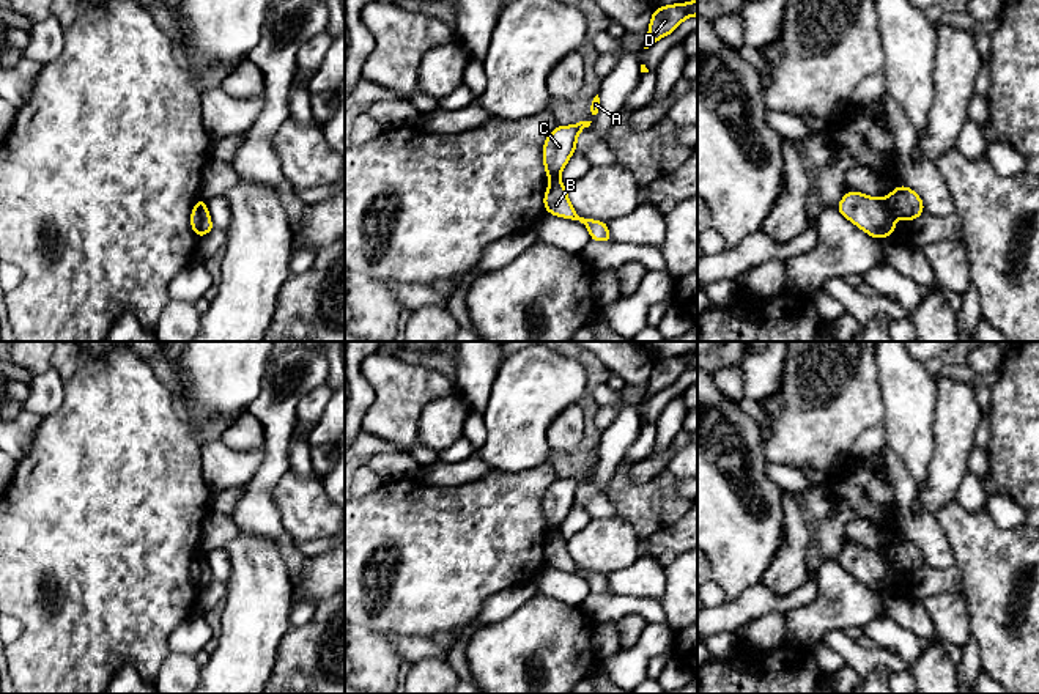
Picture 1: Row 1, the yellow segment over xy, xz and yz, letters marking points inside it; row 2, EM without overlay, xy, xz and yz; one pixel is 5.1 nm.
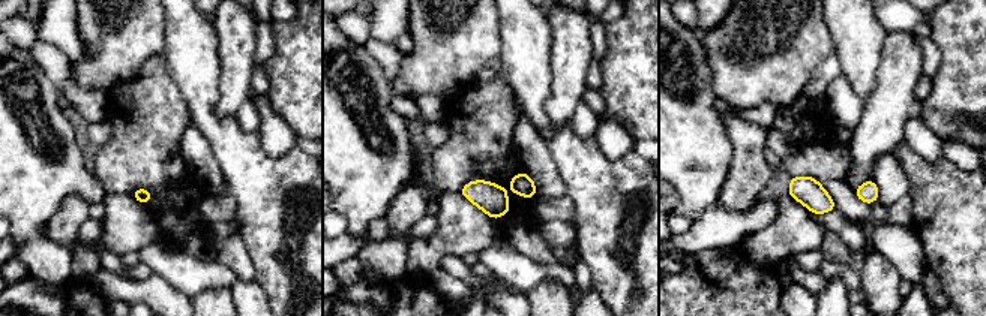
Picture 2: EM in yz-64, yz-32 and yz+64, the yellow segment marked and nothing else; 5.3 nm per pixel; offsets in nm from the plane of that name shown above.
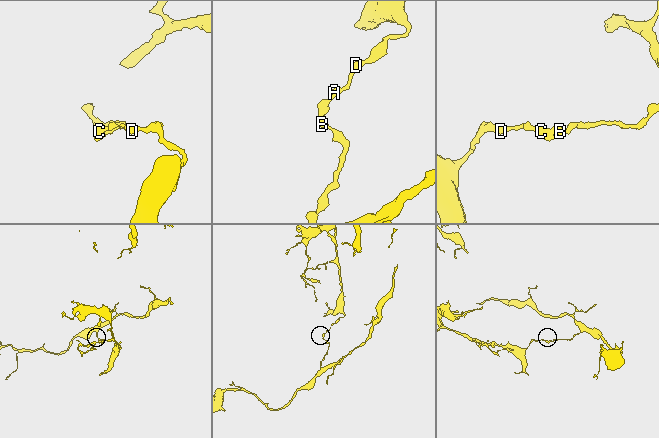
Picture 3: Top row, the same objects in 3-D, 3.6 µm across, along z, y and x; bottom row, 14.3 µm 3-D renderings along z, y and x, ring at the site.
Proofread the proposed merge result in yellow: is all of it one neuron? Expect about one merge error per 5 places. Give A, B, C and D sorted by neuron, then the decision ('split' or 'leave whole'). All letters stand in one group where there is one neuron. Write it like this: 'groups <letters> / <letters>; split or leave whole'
groups A C D / B; split

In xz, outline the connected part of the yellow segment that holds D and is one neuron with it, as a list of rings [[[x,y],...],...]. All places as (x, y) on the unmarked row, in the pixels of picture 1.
[[[697,351],[690,356],[655,360],[644,401],[653,398],[660,390],[671,387],[690,368],[697,368]]]

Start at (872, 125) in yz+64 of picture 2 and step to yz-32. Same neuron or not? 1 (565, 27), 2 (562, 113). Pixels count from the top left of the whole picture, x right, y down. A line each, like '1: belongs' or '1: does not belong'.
1: belongs
2: belongs

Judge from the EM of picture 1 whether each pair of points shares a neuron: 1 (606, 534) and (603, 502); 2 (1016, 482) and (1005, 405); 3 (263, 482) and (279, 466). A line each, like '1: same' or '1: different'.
1: different
2: same
3: same

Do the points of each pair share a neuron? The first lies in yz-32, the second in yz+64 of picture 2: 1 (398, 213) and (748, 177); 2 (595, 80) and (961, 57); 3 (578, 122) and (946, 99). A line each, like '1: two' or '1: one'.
1: one
2: two
3: two

